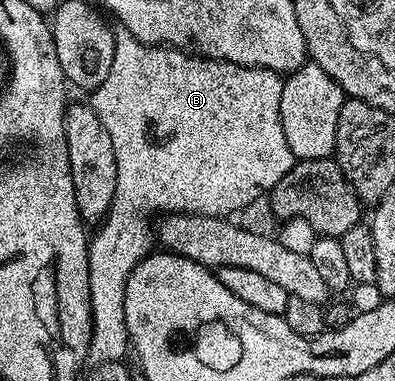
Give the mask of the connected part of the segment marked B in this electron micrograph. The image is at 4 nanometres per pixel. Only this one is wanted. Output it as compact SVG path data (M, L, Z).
M120 28L116 36L116 53L114 62L110 62L110 74L106 74L106 82L98 86L91 93L90 103L92 109L98 114L102 126L106 126L106 134L110 134L110 142L114 142L114 162L118 166L116 179L116 193L112 199L111 214L104 217L99 225L100 233L91 237L88 245L88 281L90 282L90 306L92 307L92 337L88 347L88 360L92 364L105 364L111 360L123 361L124 355L129 355L130 341L126 330L126 282L144 257L154 248L154 228L148 225L148 212L167 214L169 212L193 212L199 216L231 217L231 212L240 212L247 204L252 204L260 195L271 193L278 182L282 182L285 174L291 170L294 157L290 146L286 142L286 134L282 134L280 121L280 99L284 85L281 73L271 72L265 68L244 68L241 64L231 64L225 60L209 60L199 54L183 48L170 48L167 46L153 46L143 44L130 34L130 30Z

